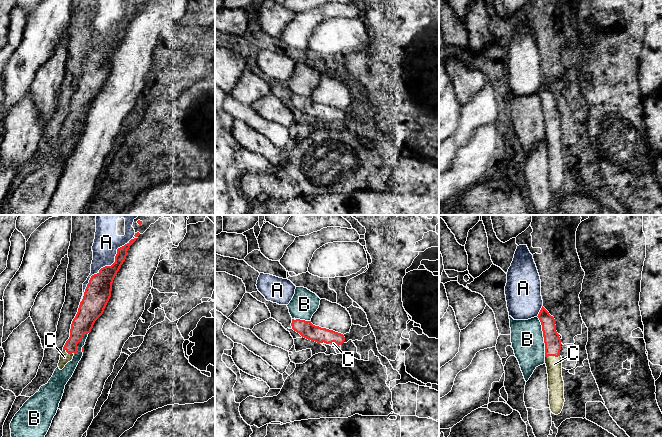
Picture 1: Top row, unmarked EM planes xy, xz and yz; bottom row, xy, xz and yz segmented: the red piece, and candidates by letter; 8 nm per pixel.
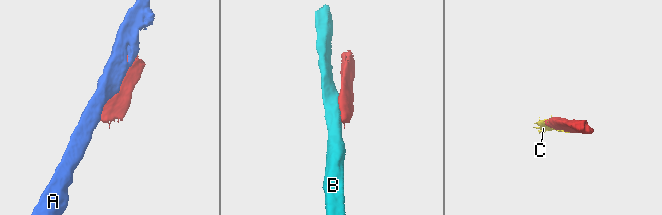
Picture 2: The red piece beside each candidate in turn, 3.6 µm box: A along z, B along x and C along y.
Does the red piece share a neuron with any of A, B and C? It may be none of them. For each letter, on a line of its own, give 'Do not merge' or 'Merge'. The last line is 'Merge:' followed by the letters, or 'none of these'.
A: Do not merge
B: Do not merge
C: Merge
Merge: C

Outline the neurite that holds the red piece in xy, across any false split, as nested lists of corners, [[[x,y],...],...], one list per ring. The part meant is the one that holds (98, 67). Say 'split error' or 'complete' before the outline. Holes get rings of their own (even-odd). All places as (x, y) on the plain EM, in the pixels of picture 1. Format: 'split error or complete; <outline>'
split error; [[[131,15],[127,20],[117,25],[115,38],[111,42],[105,42],[97,50],[91,52],[78,88],[72,97],[70,113],[60,131],[58,139],[60,146],[72,137],[74,130],[77,129],[77,120],[85,109],[91,108],[95,97],[103,90],[111,73],[113,56],[126,35],[128,25],[136,15]]]

